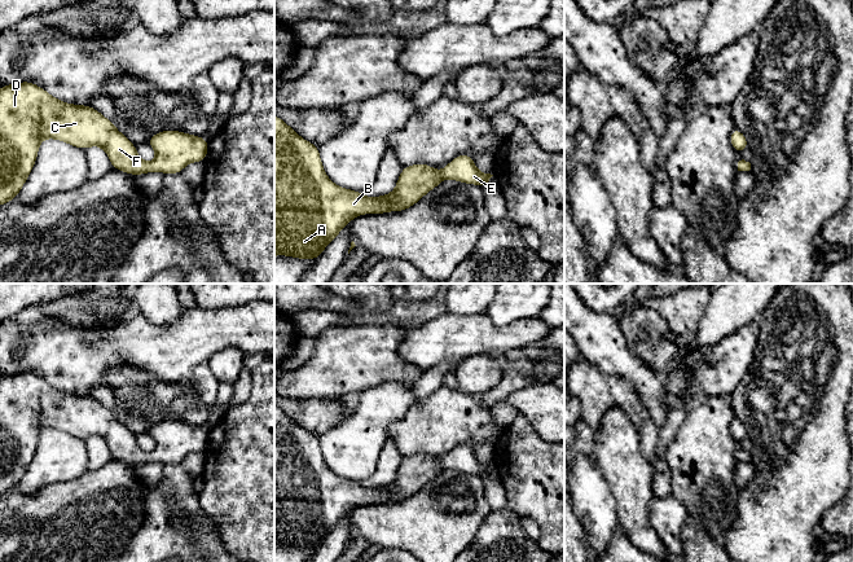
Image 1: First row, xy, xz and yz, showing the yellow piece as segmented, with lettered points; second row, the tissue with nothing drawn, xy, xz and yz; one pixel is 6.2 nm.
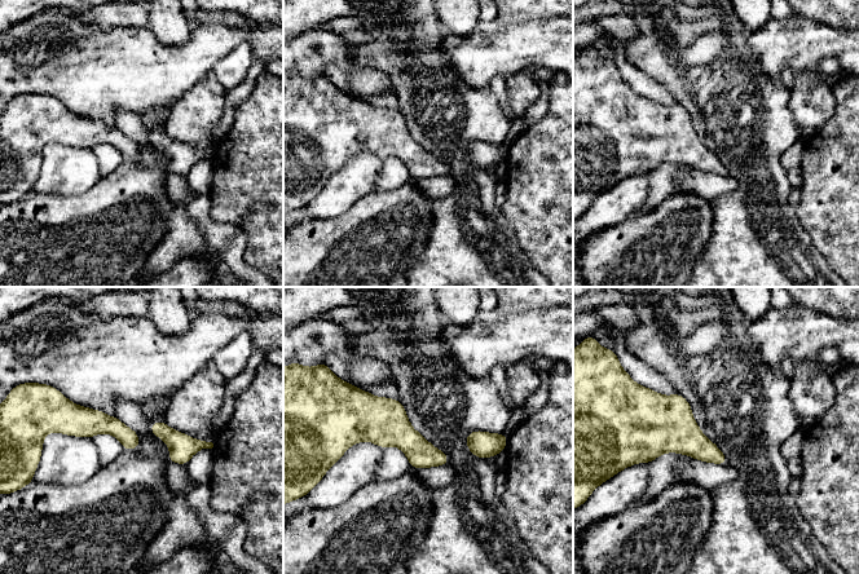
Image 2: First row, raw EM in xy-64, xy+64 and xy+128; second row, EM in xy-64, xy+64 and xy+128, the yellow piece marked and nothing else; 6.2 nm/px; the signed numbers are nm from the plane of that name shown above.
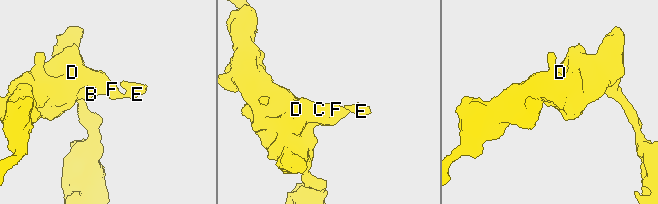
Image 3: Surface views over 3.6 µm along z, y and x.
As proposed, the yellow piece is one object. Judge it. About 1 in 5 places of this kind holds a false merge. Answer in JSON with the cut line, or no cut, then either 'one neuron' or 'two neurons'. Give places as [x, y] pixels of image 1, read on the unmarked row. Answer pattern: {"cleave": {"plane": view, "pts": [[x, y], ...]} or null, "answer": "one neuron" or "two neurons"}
{"cleave": null, "answer": "one neuron"}

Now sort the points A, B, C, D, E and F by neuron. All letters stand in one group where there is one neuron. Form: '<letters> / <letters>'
A B C D E F

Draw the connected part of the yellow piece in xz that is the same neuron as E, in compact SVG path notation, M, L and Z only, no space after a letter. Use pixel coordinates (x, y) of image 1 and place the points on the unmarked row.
M274 405L274 546L282 544L298 549L318 549L324 539L359 505L404 501L415 495L444 469L484 477L492 466L482 464L470 444L462 444L440 462L425 453L403 457L392 483L381 487L364 487L357 480L334 474L324 461L318 436L300 427Z

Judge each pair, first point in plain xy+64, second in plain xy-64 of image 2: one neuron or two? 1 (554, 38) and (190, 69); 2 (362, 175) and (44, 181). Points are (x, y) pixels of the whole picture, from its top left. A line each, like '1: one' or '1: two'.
1: one
2: one

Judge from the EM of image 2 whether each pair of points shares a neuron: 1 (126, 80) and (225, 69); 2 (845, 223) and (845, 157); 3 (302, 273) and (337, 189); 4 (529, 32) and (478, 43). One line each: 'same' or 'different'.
1: different
2: same
3: different
4: same

